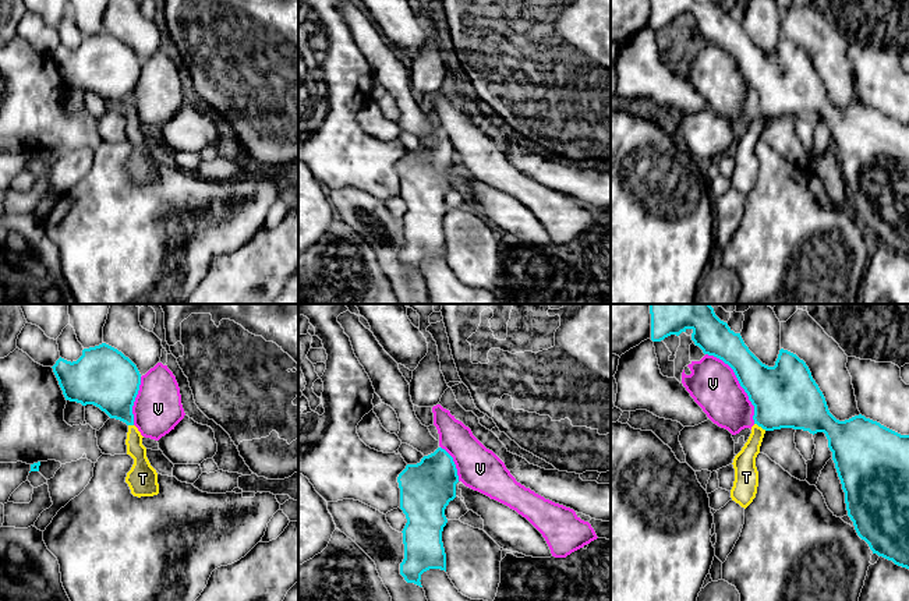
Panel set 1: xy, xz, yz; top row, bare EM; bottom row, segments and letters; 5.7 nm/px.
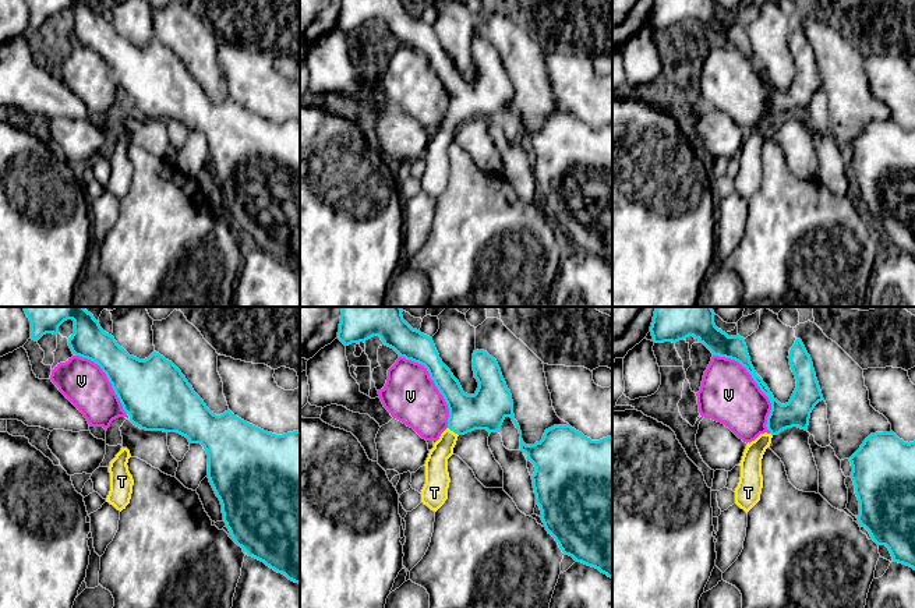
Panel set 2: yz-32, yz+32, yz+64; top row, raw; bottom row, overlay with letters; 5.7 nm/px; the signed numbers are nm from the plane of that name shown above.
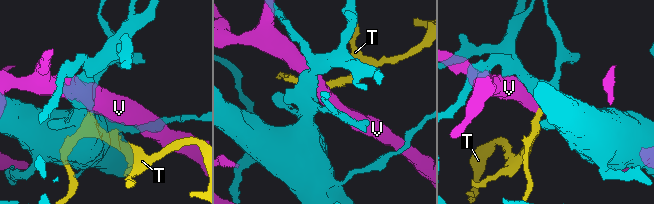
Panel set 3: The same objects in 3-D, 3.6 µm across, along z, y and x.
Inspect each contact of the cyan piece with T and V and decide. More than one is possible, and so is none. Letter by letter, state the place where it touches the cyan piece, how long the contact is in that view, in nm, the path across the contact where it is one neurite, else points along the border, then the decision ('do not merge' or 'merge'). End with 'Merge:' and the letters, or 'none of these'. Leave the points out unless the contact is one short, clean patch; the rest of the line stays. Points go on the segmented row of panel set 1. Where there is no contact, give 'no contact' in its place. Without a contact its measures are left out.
T: contact yz (760, 425); length 80 nm; way yz (784, 396), (760, 425), (743, 463); merge
V: contact yz (739, 382); length 500 nm; do not merge
Merge: T

